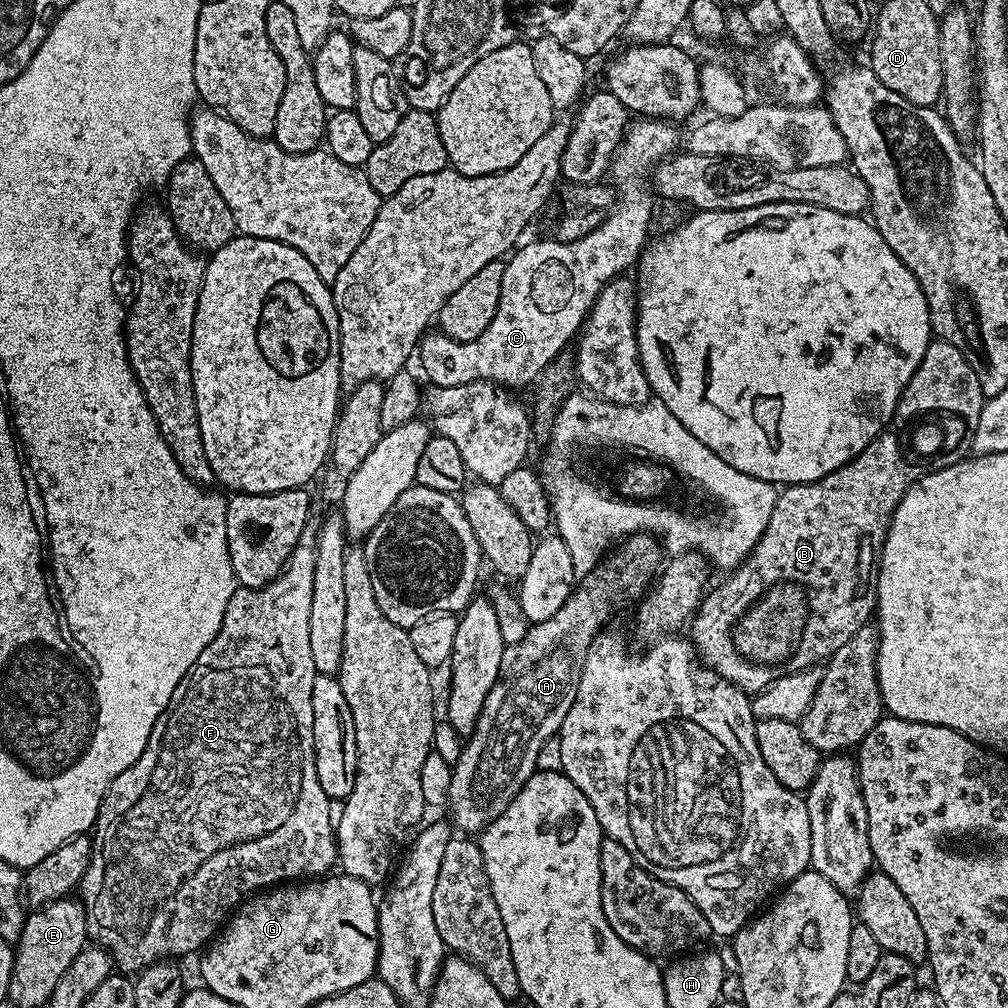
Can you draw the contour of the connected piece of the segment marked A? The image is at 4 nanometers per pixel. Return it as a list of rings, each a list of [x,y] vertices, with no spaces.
[[[633,532],[621,544],[624,545],[620,552],[614,553],[606,564],[597,563],[596,567],[573,587],[570,598],[564,603],[562,610],[554,614],[554,618],[546,618],[546,622],[531,625],[522,642],[505,647],[498,682],[494,682],[494,690],[490,690],[480,711],[476,728],[471,736],[467,737],[465,744],[468,745],[457,758],[456,765],[452,768],[452,777],[448,780],[448,812],[452,815],[451,823],[464,831],[461,833],[483,832],[504,813],[506,806],[510,806],[522,786],[526,786],[532,773],[537,771],[539,764],[536,763],[540,760],[544,743],[559,733],[562,722],[578,694],[578,682],[586,662],[586,654],[607,625],[604,623],[615,614],[619,604],[634,599],[636,595],[639,597],[645,591],[647,580],[649,579],[649,583],[657,575],[662,564],[662,545],[657,537],[650,532]]]

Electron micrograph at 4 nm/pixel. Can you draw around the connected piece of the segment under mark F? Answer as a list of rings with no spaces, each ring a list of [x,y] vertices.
[[[309,518],[300,535],[300,543],[290,554],[279,576],[261,588],[237,587],[230,602],[226,602],[226,614],[218,634],[208,643],[206,650],[198,654],[194,666],[185,674],[182,682],[178,682],[166,711],[154,722],[142,754],[131,766],[122,770],[114,782],[110,782],[102,798],[94,831],[90,836],[92,857],[86,866],[86,874],[80,880],[78,899],[84,908],[89,941],[107,950],[113,965],[121,973],[135,974],[156,960],[181,958],[187,952],[199,953],[217,935],[218,929],[229,919],[230,913],[245,899],[246,894],[271,889],[281,882],[296,882],[299,876],[307,872],[312,878],[323,877],[331,873],[337,863],[334,808],[322,790],[322,782],[318,782],[314,750],[312,699],[314,678],[318,673],[314,657],[310,654],[310,602],[314,599],[314,562],[316,536],[319,532],[320,520]]]

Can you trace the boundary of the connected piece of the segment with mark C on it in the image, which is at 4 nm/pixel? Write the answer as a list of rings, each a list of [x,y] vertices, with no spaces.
[[[636,118],[629,123],[624,131],[624,141],[616,148],[610,165],[610,180],[612,176],[613,182],[620,187],[620,201],[617,202],[616,209],[613,212],[611,209],[605,215],[604,221],[593,232],[586,234],[586,238],[578,238],[574,242],[547,238],[548,240],[536,240],[525,248],[517,247],[504,265],[502,298],[498,298],[494,322],[490,322],[490,326],[482,330],[478,338],[470,342],[458,342],[445,332],[432,330],[421,339],[418,345],[418,360],[420,356],[420,364],[435,387],[449,388],[469,384],[475,380],[491,380],[493,384],[509,390],[524,388],[527,384],[528,388],[541,370],[557,355],[563,353],[568,348],[568,343],[573,343],[574,337],[583,329],[593,306],[596,305],[601,290],[611,280],[627,273],[624,271],[639,261],[641,252],[649,243],[648,223],[652,220],[652,200],[654,201],[653,193],[648,189],[649,174],[655,172],[656,165],[661,160],[667,160],[681,147],[682,132],[680,136],[676,128],[679,127],[671,120]]]

